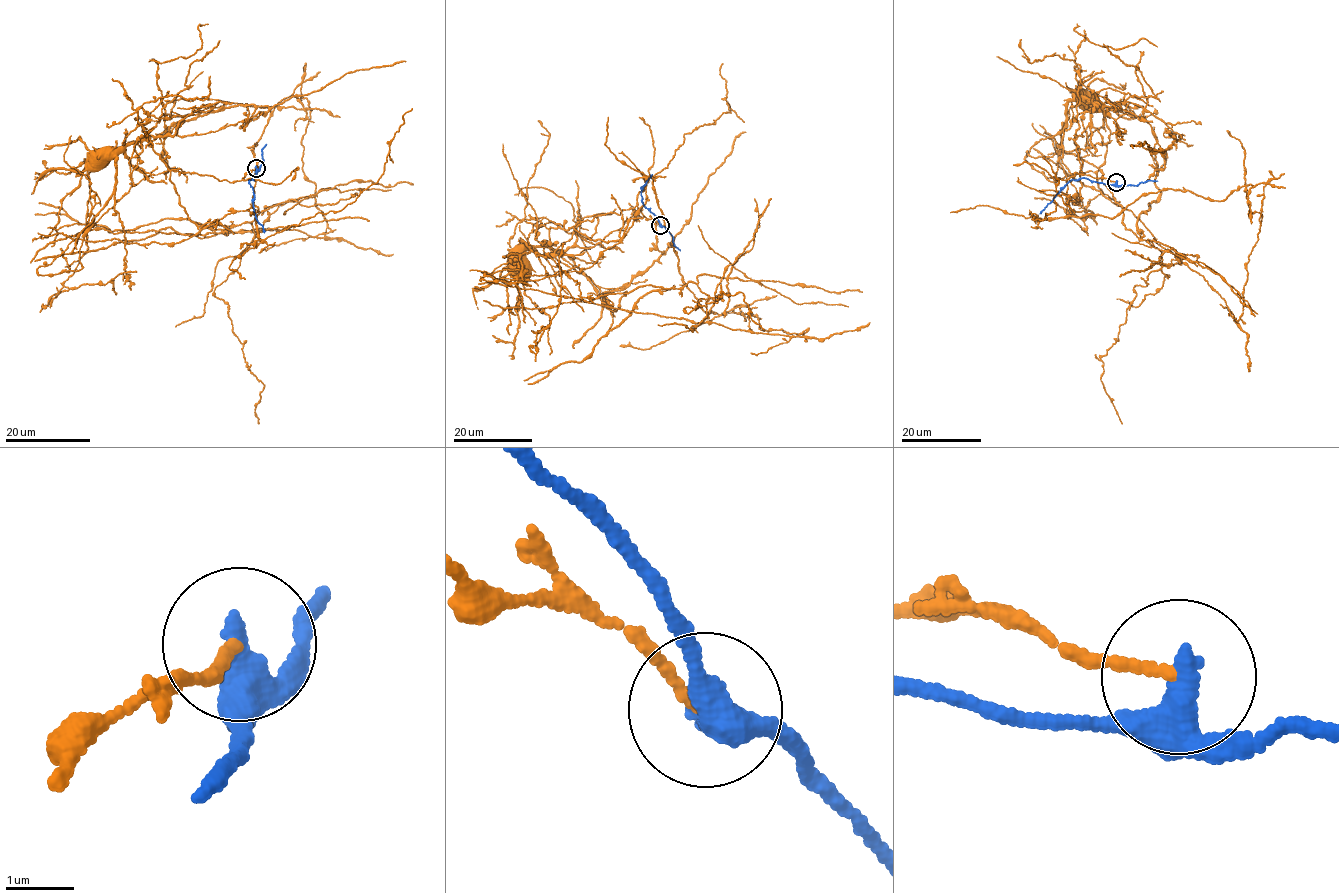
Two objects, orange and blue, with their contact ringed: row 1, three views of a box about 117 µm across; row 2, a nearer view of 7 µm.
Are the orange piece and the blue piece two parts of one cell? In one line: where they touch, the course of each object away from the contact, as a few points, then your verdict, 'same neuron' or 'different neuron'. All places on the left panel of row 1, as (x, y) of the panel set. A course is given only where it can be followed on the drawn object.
(256, 168) | orange via (256, 167), (139, 166), (70, 253), (330, 232), (300, 84), (276, 104), (262, 240), (376, 183), (412, 108) | blue via (256, 167), (257, 175), (249, 183), (253, 207), (263, 232) | different neuron

